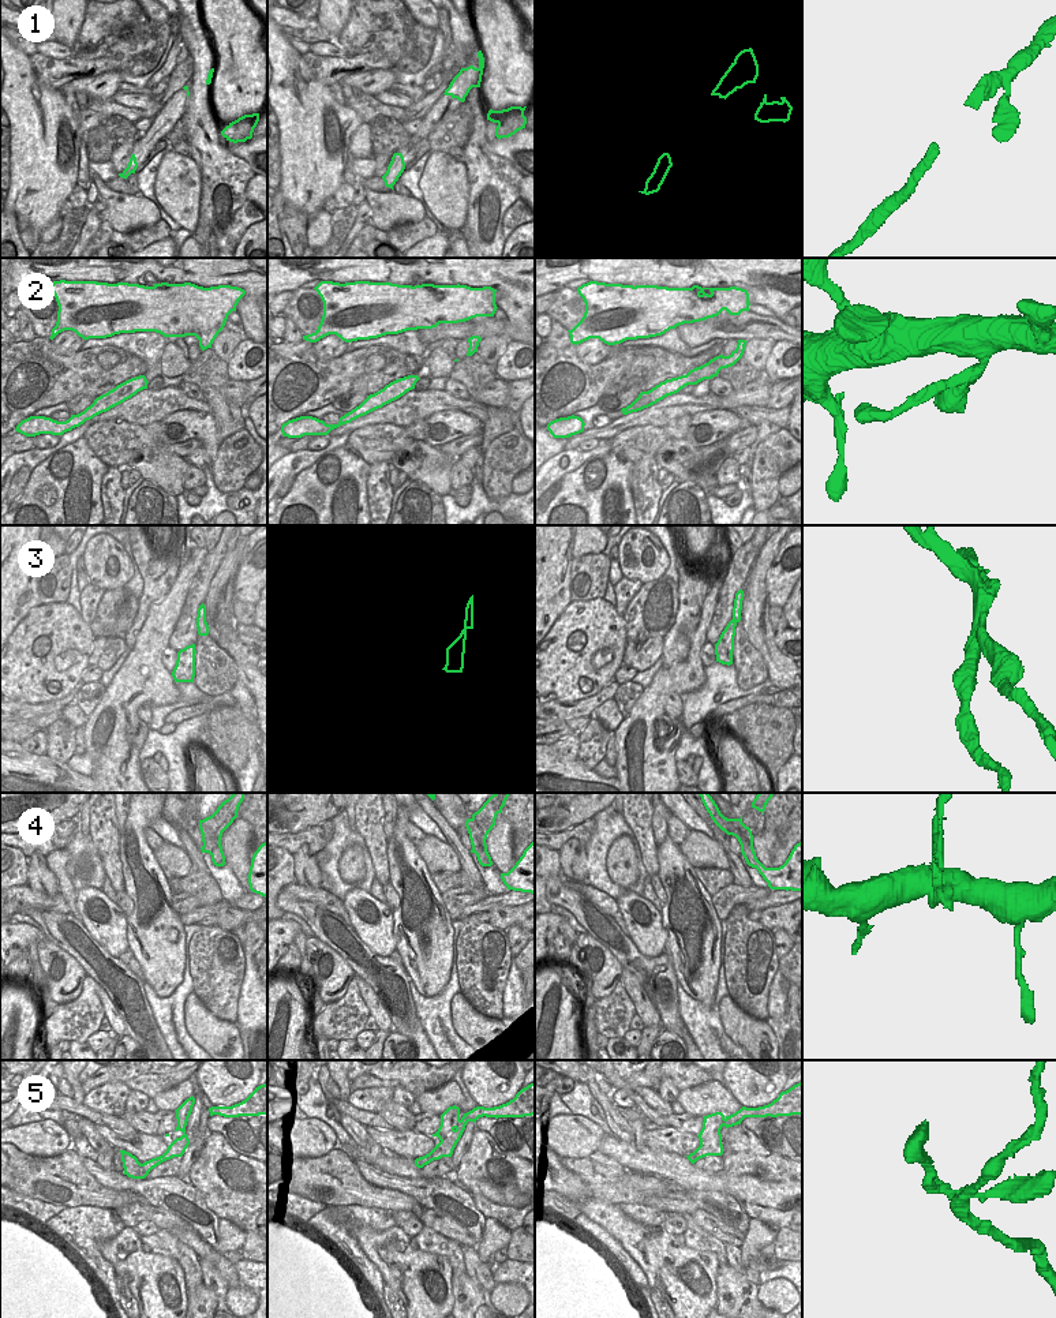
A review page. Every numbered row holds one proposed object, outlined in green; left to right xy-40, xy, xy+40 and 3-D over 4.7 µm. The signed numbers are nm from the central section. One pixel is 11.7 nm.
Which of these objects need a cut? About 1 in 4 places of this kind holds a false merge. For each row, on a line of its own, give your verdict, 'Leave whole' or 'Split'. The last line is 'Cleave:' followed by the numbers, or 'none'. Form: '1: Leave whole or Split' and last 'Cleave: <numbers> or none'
1: Leave whole
2: Leave whole
3: Split
4: Split
5: Split
Cleave: 3, 4, 5.

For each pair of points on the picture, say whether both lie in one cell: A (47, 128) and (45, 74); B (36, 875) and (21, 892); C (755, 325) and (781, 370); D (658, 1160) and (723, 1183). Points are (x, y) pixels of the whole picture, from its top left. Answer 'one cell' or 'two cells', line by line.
A: two cells
B: two cells
C: two cells
D: one cell

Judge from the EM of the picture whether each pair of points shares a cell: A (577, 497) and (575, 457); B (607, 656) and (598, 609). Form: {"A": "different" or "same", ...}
{"A": "different", "B": "same"}

